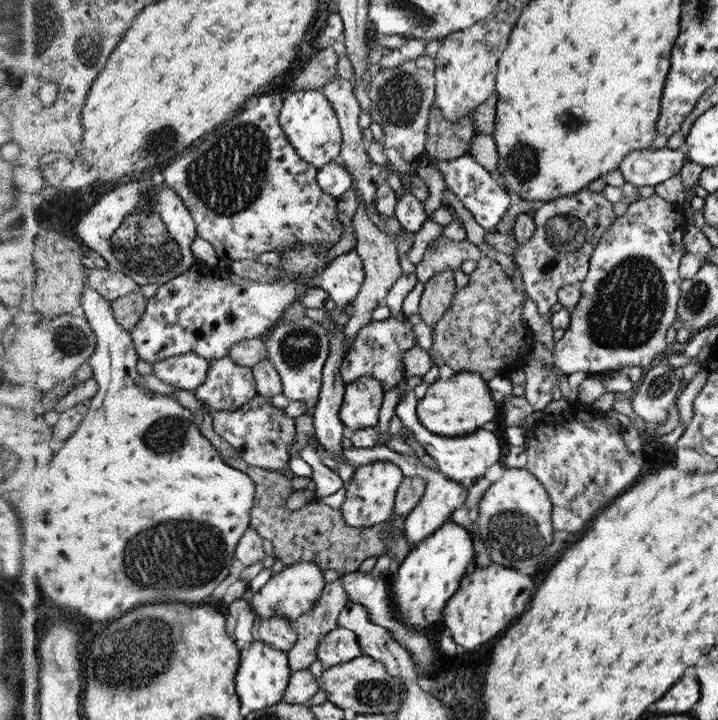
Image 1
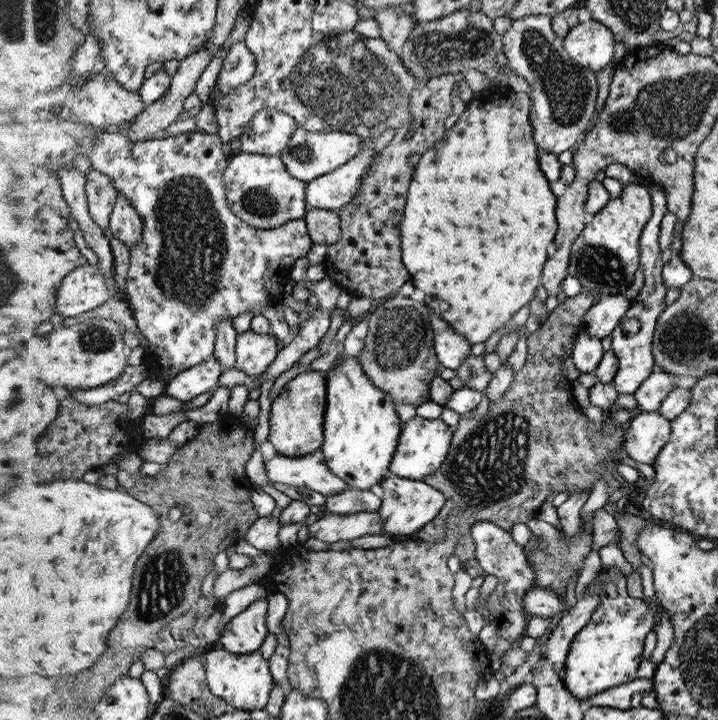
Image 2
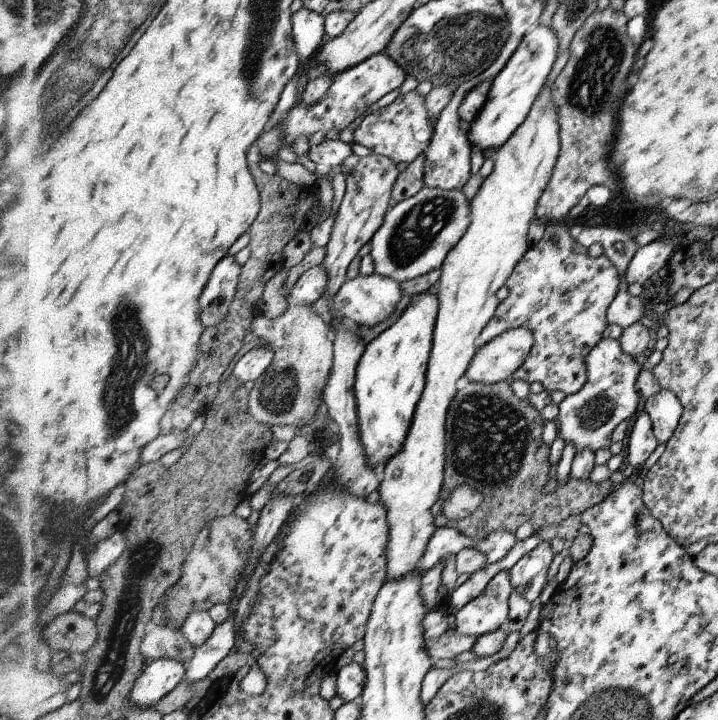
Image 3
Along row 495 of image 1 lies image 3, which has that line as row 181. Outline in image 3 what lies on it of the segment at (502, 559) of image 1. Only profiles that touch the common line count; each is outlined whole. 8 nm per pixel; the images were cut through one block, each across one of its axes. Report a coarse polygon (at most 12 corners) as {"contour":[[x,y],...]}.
{"contour":[[544,86],[439,270],[420,412],[384,465],[387,579],[434,533],[456,382],[526,255],[562,142]]}

